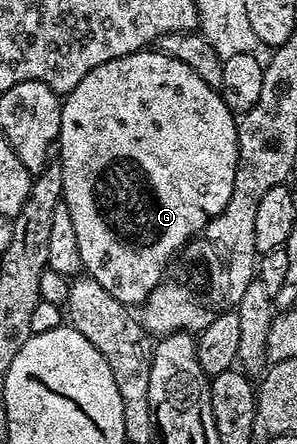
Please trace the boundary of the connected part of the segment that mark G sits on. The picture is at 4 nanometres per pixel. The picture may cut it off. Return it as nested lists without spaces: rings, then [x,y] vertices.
[[[144,49],[135,51],[132,55],[125,57],[117,57],[113,61],[105,61],[105,65],[97,65],[97,69],[93,69],[83,78],[79,84],[62,100],[63,112],[61,113],[61,125],[59,126],[59,141],[57,144],[57,161],[61,165],[61,173],[63,174],[63,194],[62,202],[67,204],[69,209],[69,217],[73,217],[73,229],[77,232],[77,246],[81,248],[81,259],[83,261],[83,271],[90,278],[97,281],[97,285],[101,285],[101,289],[105,289],[109,293],[113,293],[113,297],[117,297],[117,301],[128,305],[137,305],[147,299],[148,293],[160,282],[163,272],[167,270],[167,264],[183,250],[186,243],[190,243],[192,239],[200,234],[202,227],[206,228],[211,220],[215,219],[225,209],[225,205],[229,205],[229,197],[235,188],[235,174],[237,173],[237,165],[239,164],[239,129],[237,126],[236,116],[228,109],[223,100],[222,94],[216,88],[205,85],[205,81],[201,77],[197,77],[197,73],[193,73],[193,69],[189,69],[189,65],[185,65],[181,61],[177,61],[173,57],[164,55],[158,49]]]

